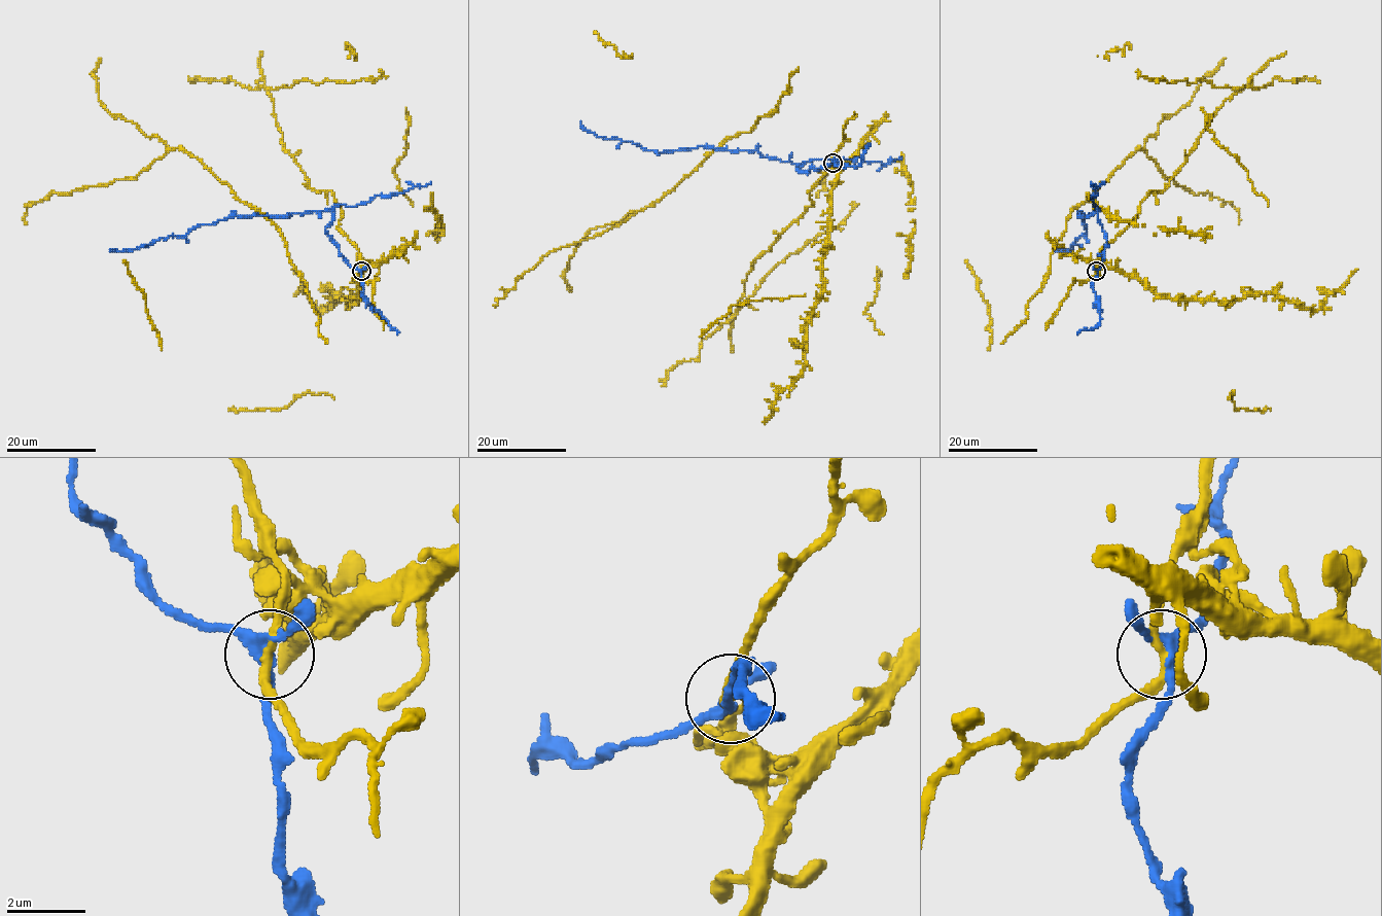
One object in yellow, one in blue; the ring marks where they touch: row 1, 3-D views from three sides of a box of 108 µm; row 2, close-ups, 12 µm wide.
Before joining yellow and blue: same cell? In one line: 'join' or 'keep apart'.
keep apart

